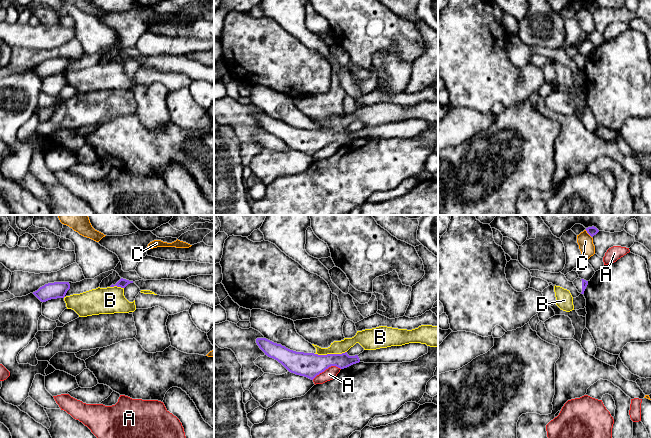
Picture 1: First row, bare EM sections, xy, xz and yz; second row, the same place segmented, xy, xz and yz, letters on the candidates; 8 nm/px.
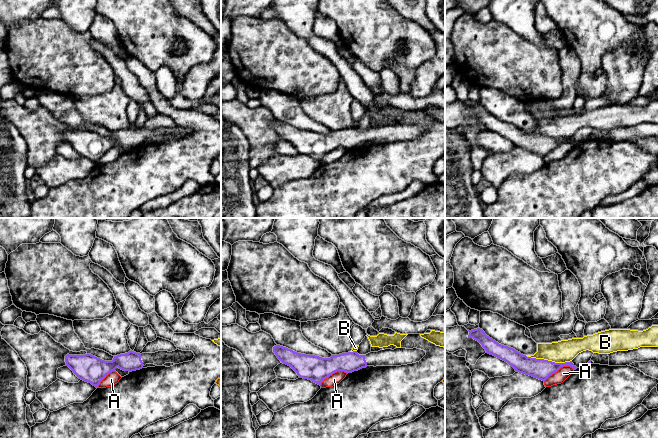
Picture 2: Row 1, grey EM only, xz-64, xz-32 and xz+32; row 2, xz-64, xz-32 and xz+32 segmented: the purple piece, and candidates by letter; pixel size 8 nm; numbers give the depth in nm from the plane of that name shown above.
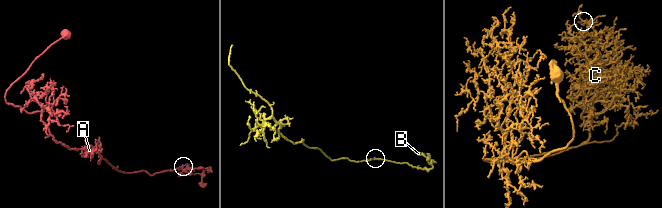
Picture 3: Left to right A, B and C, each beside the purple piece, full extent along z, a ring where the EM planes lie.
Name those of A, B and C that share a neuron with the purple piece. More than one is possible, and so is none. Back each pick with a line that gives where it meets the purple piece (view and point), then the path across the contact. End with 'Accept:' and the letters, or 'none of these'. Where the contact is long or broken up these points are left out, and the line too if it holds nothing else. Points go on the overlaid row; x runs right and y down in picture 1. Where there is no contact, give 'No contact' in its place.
Accept: none of these

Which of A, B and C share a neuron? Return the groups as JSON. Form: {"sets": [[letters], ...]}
{"sets": [["A"], ["B"], ["C"]]}

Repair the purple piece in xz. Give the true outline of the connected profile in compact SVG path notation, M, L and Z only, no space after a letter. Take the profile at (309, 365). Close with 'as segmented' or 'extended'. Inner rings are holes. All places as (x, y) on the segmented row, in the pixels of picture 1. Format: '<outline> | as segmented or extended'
M257 338L256 343L265 355L277 360L289 372L307 377L311 380L331 366L344 369L359 362L411 362L428 353L428 346L421 343L409 343L402 346L364 350L355 356L349 356L347 352L327 355L296 352L266 338Z | extended

